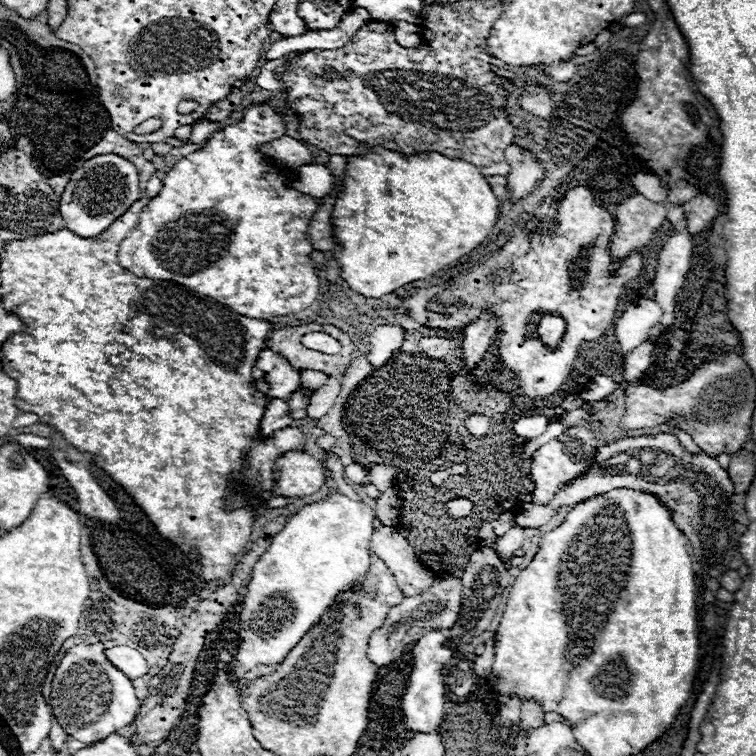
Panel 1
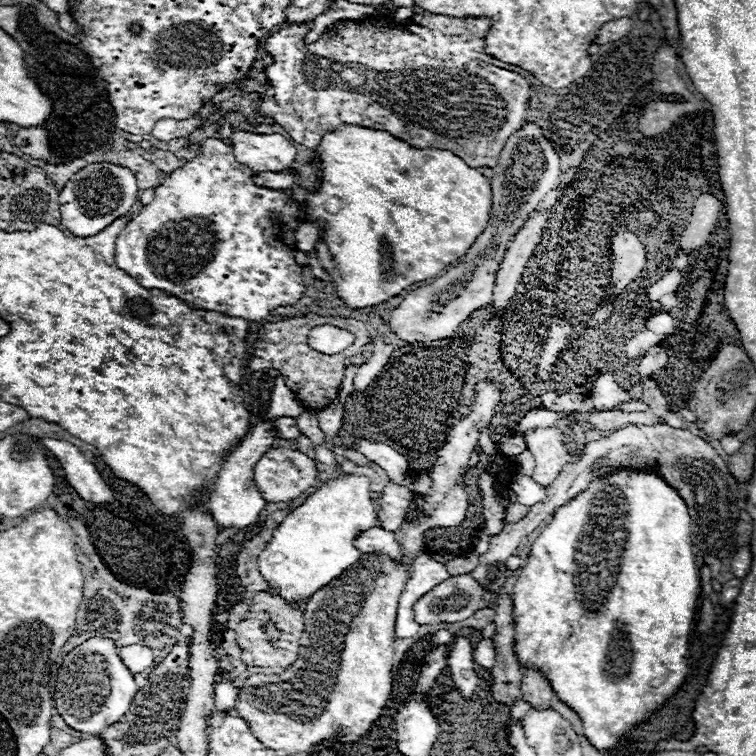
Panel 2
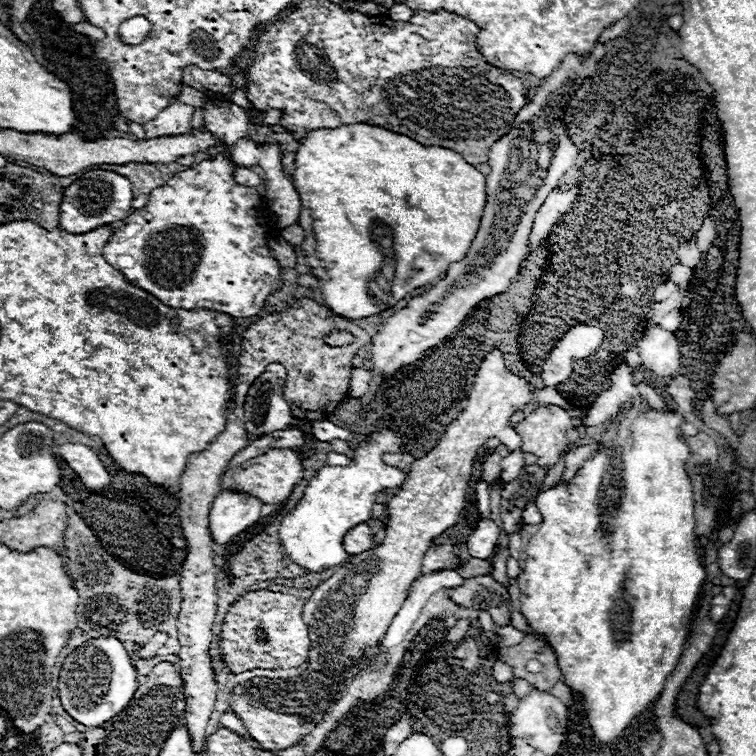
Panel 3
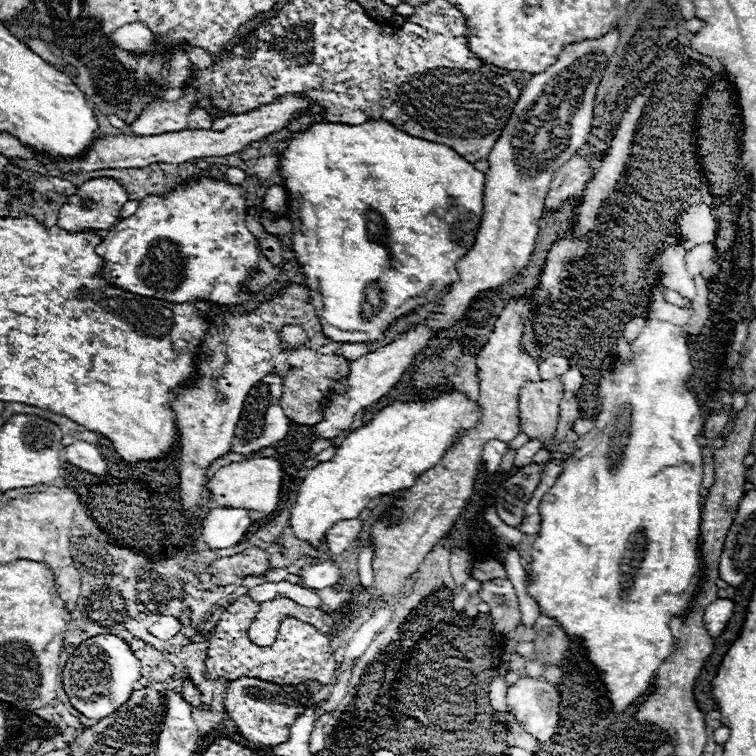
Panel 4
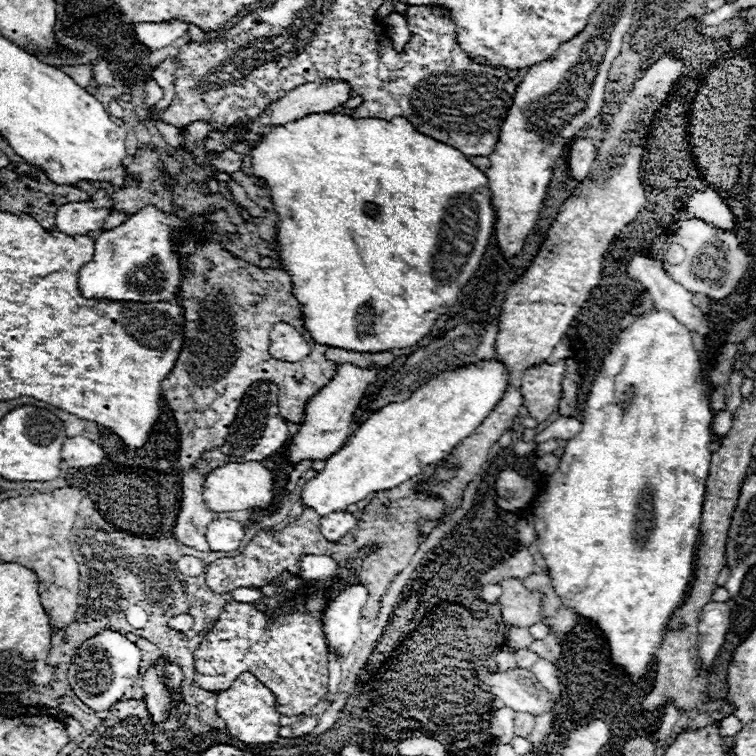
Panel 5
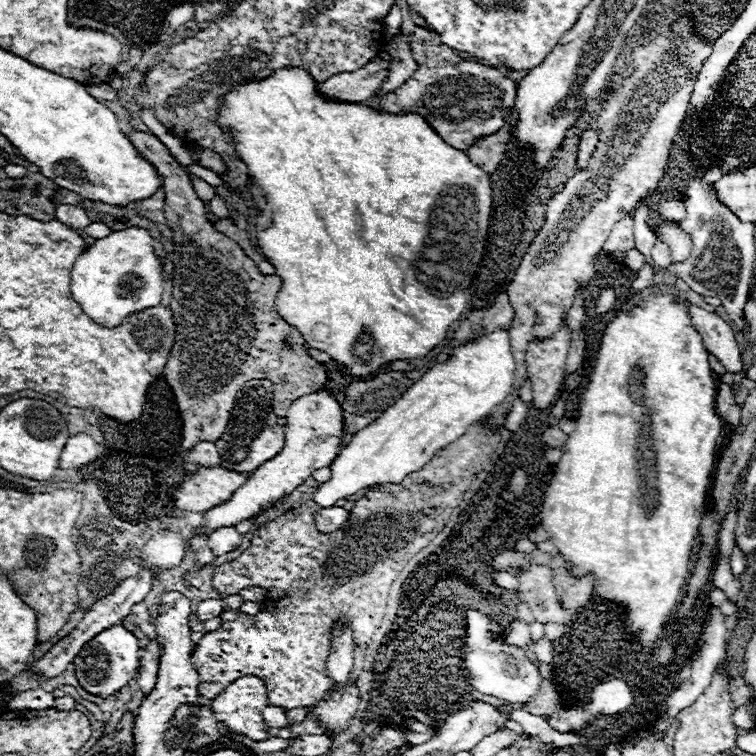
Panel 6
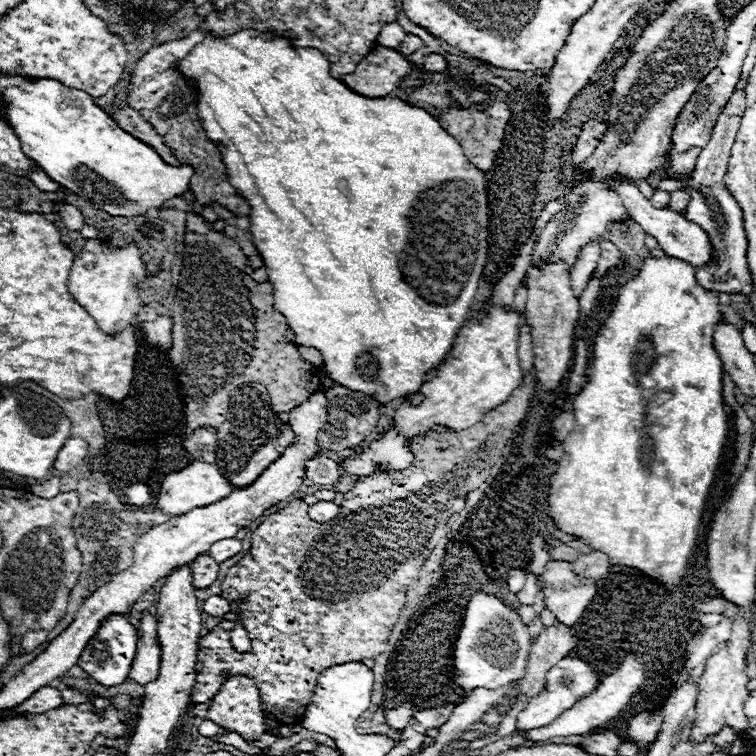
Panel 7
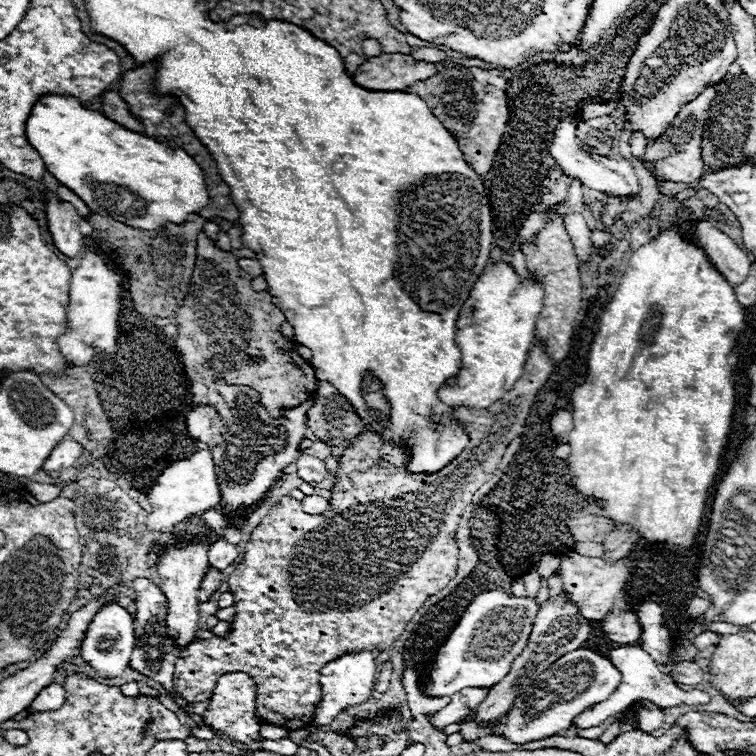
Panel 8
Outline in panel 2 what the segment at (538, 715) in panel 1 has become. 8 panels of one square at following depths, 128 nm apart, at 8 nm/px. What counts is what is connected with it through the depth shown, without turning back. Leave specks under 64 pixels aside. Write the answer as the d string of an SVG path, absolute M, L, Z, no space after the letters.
M526 670L522 672L522 686L520 686L524 700L532 706L532 708L550 708L550 700L552 700L552 688L548 684L548 680L536 672L536 670Z

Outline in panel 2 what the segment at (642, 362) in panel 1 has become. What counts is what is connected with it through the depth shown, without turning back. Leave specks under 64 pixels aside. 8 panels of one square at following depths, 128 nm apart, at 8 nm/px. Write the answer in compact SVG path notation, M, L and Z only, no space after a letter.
M644 329L642 332L638 332L634 338L629 340L624 347L624 352L631 360L640 359L657 343L659 343L657 335Z

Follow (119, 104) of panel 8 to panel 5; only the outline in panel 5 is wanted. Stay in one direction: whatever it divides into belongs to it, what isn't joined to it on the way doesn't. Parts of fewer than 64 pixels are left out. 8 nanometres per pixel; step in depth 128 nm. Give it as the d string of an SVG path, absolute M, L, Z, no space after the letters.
M186 238L180 244L180 256L188 268L188 276L182 280L178 302L184 308L184 348L178 356L178 362L172 374L162 382L162 396L168 402L170 410L174 412L178 430L180 430L180 466L184 470L192 470L196 460L212 450L220 448L226 442L228 430L236 418L240 400L246 388L256 380L272 380L280 388L280 414L288 422L300 424L304 420L304 408L312 396L316 396L336 374L338 364L324 358L326 346L316 344L308 338L312 352L302 358L300 362L284 362L270 356L270 328L278 322L288 322L296 326L300 332L304 328L304 318L300 312L300 304L292 294L292 280L290 274L278 268L262 270L252 264L246 264L234 258L224 246L210 238L206 244L196 244L196 238Z

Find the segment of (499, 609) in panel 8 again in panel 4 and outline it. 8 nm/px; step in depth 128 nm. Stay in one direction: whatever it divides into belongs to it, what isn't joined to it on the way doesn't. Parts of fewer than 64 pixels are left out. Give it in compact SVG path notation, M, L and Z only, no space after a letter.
M528 678L518 680L508 688L508 704L514 708L514 718L538 742L548 742L558 728L560 694L548 682Z

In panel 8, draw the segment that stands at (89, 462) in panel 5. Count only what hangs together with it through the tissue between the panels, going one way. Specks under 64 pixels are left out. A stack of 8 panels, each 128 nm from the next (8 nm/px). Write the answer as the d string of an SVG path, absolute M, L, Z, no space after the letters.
M66 436L66 438L54 448L54 452L52 452L50 458L44 462L42 468L44 468L46 472L58 472L58 470L64 470L64 468L72 466L74 460L78 460L78 458L82 456L82 452L84 452L82 444L78 444L76 440L72 440L72 438Z

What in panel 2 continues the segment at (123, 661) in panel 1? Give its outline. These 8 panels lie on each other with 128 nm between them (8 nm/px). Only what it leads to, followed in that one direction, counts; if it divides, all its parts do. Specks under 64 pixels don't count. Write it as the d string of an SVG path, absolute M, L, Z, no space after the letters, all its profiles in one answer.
M132 644L132 646L122 646L120 648L120 660L124 658L124 666L132 672L132 674L140 674L148 668L154 666L154 656L152 656L152 650L146 648L146 646L138 646L138 644Z

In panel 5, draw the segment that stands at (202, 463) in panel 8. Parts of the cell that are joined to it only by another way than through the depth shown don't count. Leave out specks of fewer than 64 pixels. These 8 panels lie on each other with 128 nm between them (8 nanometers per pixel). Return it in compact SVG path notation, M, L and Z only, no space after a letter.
M230 462L222 468L212 470L204 482L204 502L214 512L234 510L268 510L274 504L274 478L262 462Z

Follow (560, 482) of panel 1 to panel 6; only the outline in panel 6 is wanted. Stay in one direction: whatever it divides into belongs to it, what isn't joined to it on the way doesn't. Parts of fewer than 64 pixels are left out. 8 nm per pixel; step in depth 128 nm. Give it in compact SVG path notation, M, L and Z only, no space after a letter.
M566 326L548 340L532 342L526 352L528 380L532 384L532 404L546 410L558 400L562 378L566 372L566 354L570 346L570 332Z

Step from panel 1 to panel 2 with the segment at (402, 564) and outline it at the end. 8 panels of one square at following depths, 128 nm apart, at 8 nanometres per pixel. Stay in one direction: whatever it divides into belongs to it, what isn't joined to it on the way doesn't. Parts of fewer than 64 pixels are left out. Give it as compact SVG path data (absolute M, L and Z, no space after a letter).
M380 526L370 528L368 532L360 534L356 538L356 546L360 552L384 552L388 556L392 556L392 560L396 560L398 564L402 564L402 552L400 552L400 542L396 540L394 532L382 530Z

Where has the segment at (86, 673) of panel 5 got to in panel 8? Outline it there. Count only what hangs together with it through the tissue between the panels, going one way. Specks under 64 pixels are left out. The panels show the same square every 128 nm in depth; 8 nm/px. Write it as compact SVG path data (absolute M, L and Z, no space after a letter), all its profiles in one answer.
M110 602L92 618L88 632L84 636L82 648L80 648L80 656L90 668L96 670L96 674L100 678L116 678L116 676L122 676L122 672L128 668L130 656L134 650L134 642L136 642L136 638L134 638L132 614L126 608L122 608L120 604Z

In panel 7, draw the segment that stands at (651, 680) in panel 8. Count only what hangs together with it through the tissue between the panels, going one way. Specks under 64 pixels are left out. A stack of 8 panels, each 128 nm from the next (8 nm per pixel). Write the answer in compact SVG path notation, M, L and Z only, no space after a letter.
M628 654L624 658L624 662L620 664L620 668L614 674L606 676L602 680L600 688L596 688L596 692L592 692L592 696L586 696L584 700L576 702L572 708L568 708L568 712L560 714L560 718L556 718L552 724L548 724L544 728L534 728L532 732L522 732L522 736L526 736L526 740L544 742L552 736L572 736L572 734L584 736L584 734L590 734L600 724L604 724L604 722L612 720L614 716L618 716L624 710L624 706L628 704L628 696L632 696L640 688L642 682L644 682L644 662L638 656Z

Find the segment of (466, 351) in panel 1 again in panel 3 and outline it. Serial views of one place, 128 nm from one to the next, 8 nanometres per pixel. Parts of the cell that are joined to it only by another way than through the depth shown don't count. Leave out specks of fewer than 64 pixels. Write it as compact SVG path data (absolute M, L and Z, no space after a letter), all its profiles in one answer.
M574 186L568 192L558 192L554 190L546 202L540 206L540 210L534 216L534 224L532 224L532 232L530 232L530 252L540 246L542 240L548 238L552 226L558 222L558 218L572 206L574 198L578 196L578 188Z

